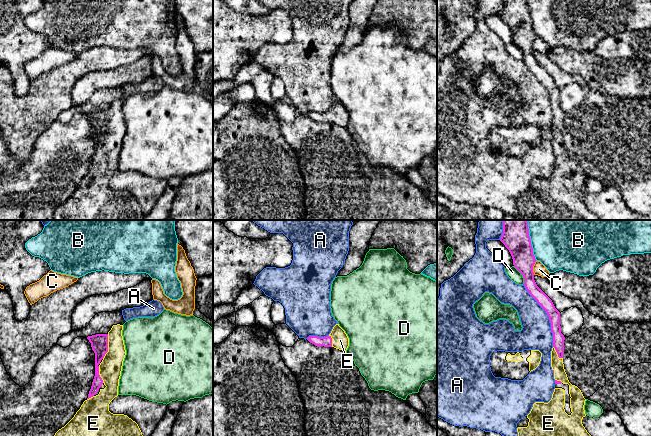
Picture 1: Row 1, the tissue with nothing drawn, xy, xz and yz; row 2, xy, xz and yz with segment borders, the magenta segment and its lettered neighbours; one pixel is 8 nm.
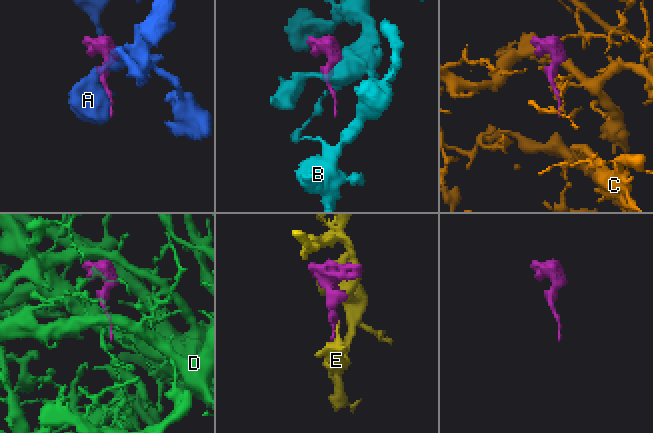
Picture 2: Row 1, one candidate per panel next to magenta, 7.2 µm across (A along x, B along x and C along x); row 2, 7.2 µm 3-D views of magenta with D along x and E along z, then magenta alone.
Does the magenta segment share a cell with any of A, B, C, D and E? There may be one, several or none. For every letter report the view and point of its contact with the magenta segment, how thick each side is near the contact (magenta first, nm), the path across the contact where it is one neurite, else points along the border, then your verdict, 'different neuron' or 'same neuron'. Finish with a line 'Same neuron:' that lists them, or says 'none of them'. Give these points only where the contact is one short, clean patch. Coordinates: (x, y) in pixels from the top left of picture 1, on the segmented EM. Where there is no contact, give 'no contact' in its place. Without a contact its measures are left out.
A: contact yz (547, 314); calibres 100 and 240 nm; different neuron
B: contact yz (530, 240); calibres 220 and 500 nm; different neuron
C: contact yz (532, 268); calibres 200 and 100 nm; different neuron
D: contact yz (522, 274); calibres 190 and 90 nm; border yz (513, 266), (522, 275), (524, 283); different neuron
E: contact xy (107, 346); calibres 140 and 180 nm; same neuron
Same neuron: E

